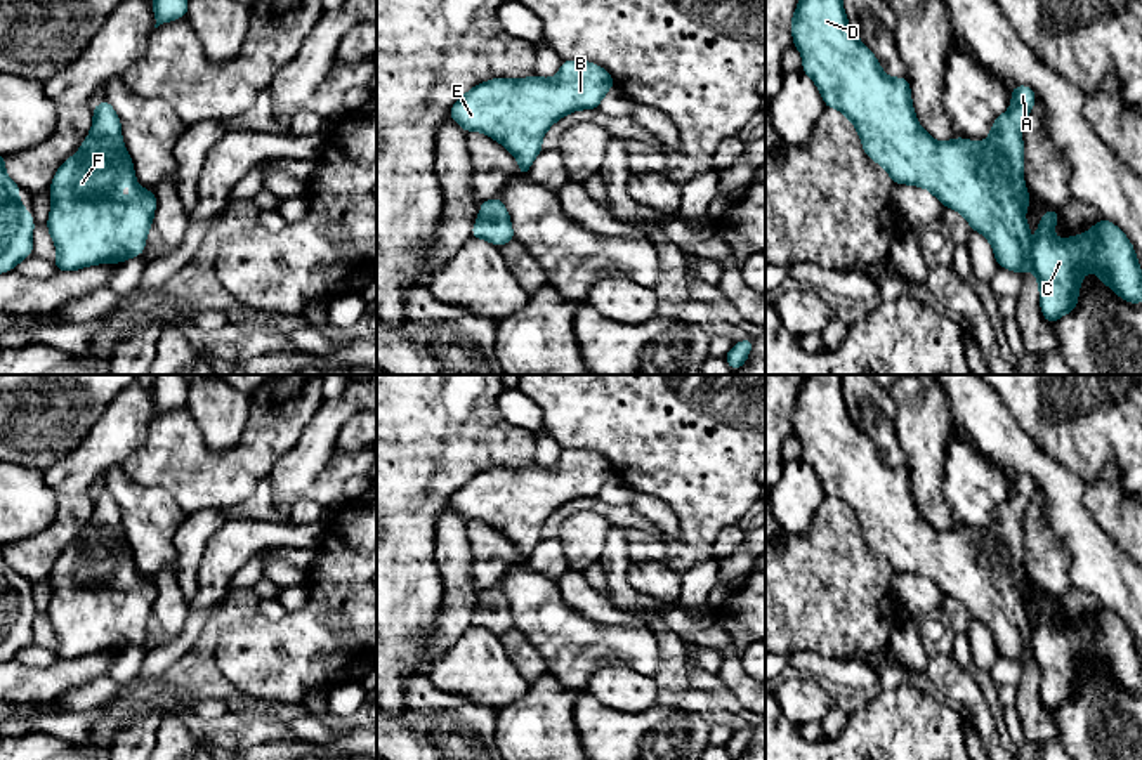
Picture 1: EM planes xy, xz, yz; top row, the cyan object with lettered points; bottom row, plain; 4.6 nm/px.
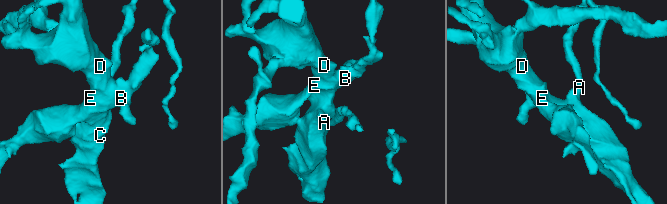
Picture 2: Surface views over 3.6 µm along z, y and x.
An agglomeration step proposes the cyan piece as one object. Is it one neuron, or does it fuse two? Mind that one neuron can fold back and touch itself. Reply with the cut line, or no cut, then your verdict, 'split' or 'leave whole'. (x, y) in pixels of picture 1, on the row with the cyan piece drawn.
cut none; leave whole

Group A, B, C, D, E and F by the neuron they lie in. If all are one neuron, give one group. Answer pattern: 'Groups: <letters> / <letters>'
Groups: A B C D E F

